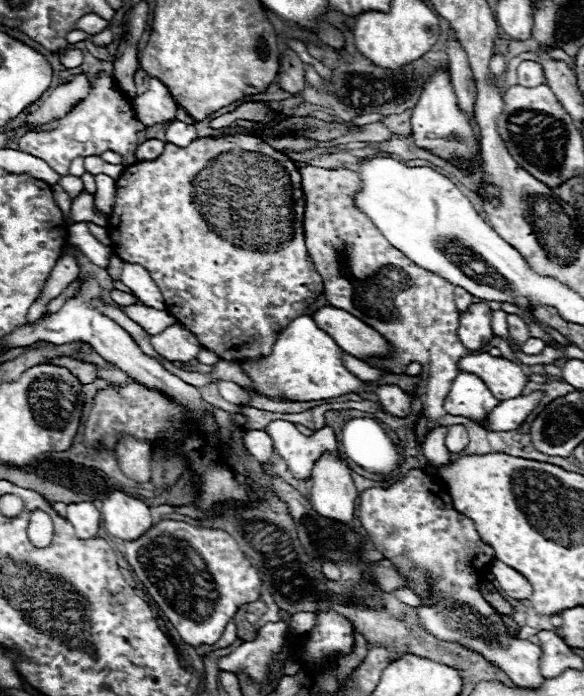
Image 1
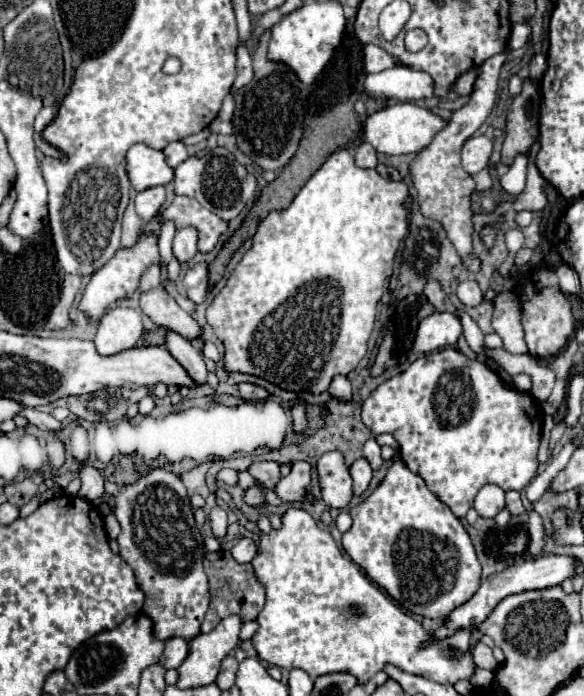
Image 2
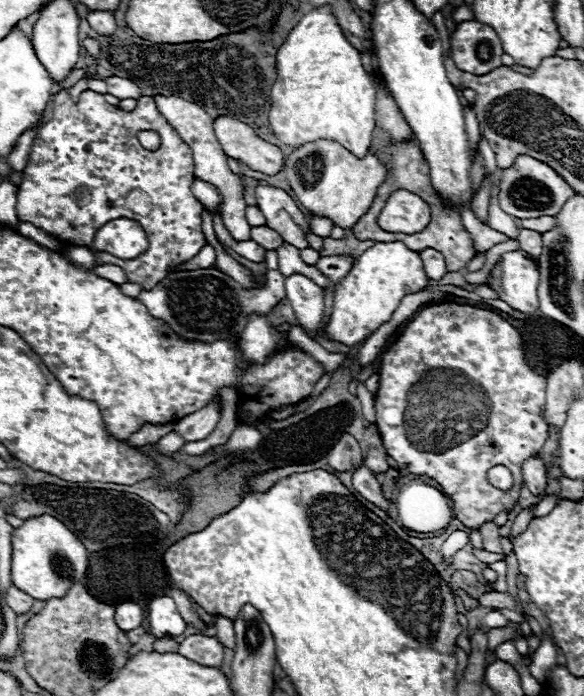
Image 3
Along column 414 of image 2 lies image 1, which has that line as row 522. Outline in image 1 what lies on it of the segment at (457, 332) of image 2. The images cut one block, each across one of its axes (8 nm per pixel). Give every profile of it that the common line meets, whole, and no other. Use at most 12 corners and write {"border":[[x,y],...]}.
{"border":[[322,458],[310,504],[340,524],[354,520],[358,490],[350,468]]}

